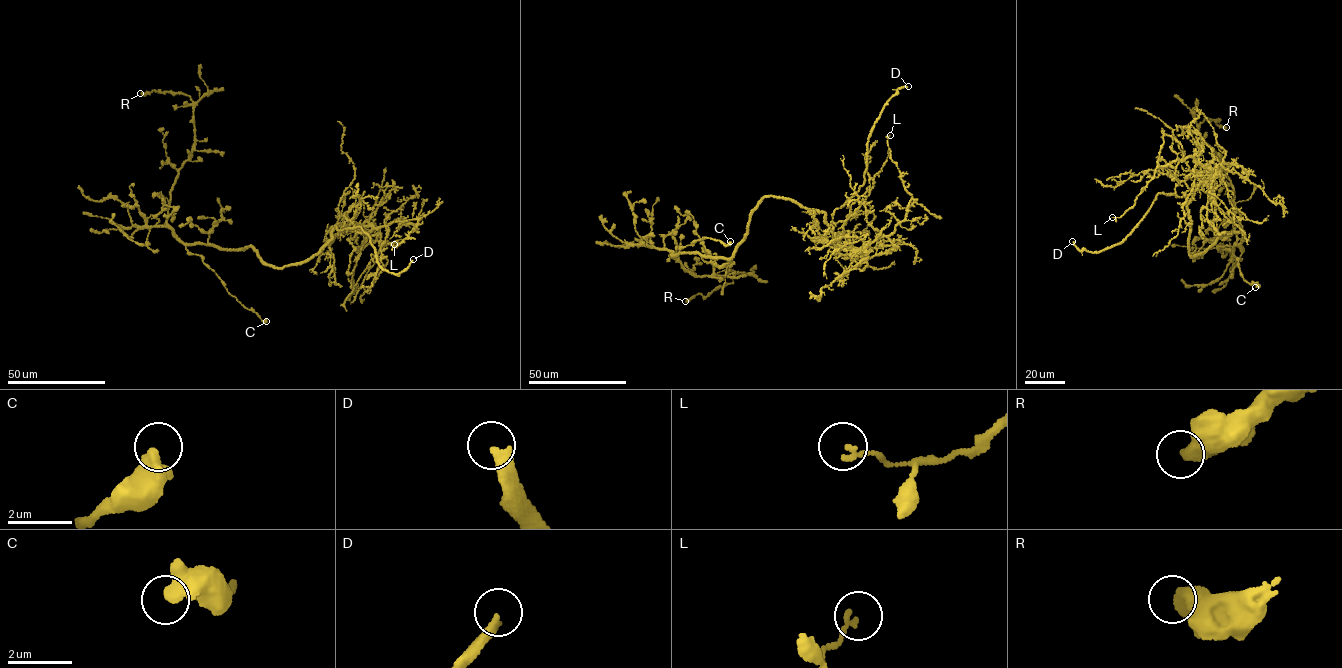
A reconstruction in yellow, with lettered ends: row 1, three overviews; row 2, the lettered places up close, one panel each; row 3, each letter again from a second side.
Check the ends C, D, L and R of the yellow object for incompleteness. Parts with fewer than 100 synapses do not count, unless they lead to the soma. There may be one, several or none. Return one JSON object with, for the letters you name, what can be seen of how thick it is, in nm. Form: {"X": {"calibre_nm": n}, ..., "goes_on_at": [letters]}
{"D": {"calibre_nm": 360}, "goes_on_at": ["D"]}

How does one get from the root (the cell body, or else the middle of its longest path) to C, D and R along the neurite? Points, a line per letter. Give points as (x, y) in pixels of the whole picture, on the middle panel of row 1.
C: (746, 229), (730, 257), (706, 257), (693, 252), (682, 253), (679, 249), (703, 237), (726, 245), (730, 241)
D: (746, 229), (759, 202), (771, 196), (823, 212), (832, 228), (835, 210), (863, 184), (875, 123), (908, 86)
R: (746, 229), (730, 257), (671, 252), (695, 276), (723, 277), (729, 269), (735, 274), (731, 283), (685, 301)

